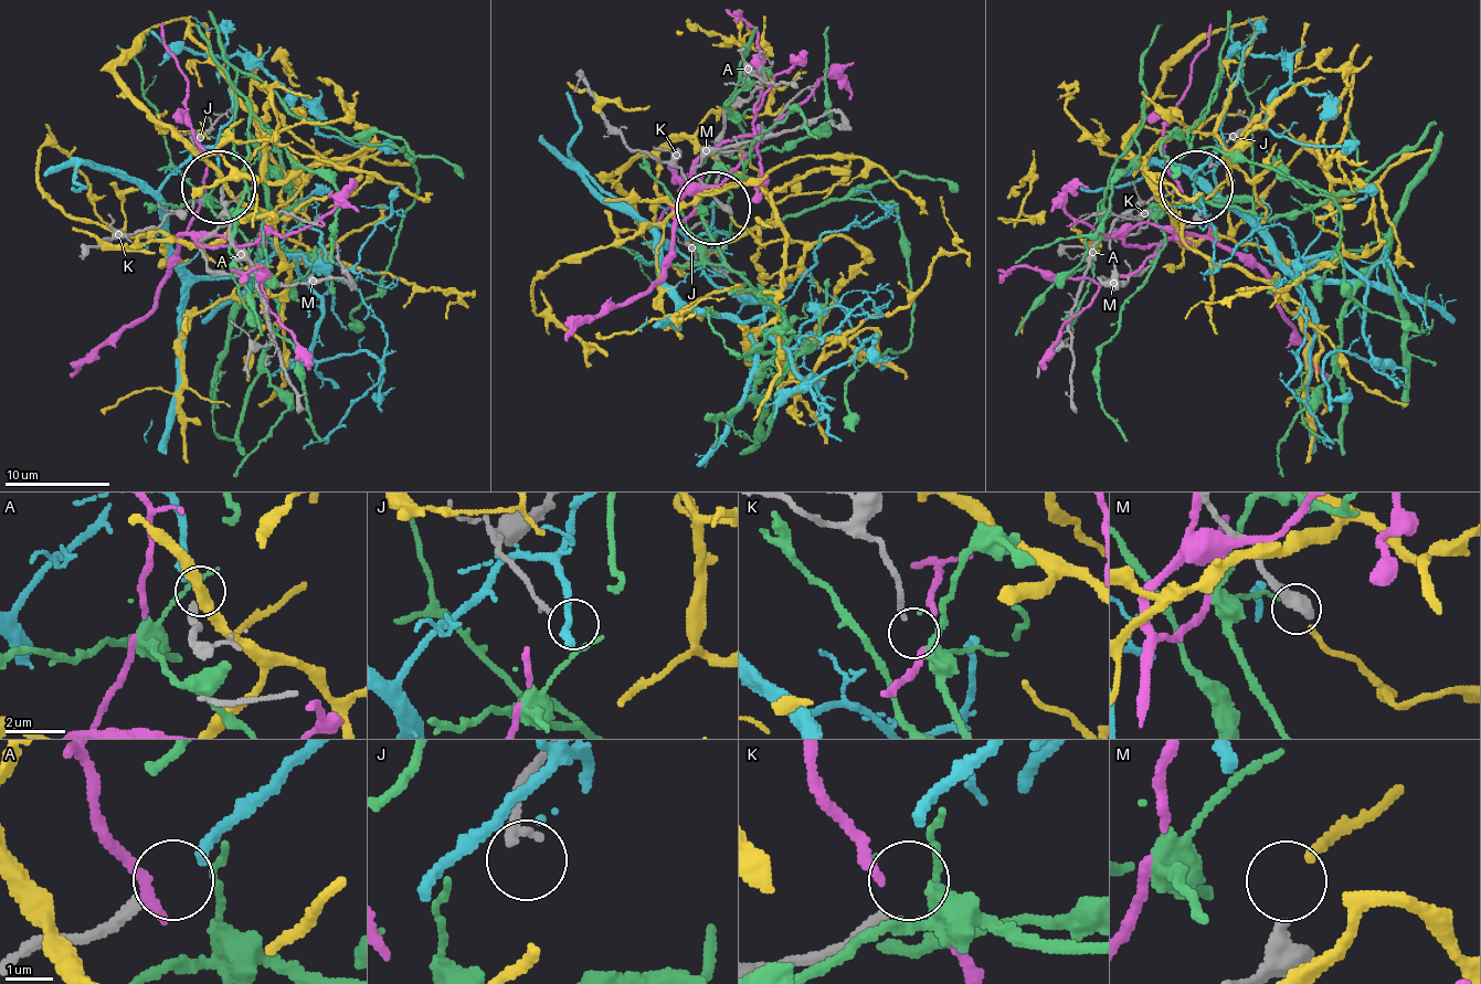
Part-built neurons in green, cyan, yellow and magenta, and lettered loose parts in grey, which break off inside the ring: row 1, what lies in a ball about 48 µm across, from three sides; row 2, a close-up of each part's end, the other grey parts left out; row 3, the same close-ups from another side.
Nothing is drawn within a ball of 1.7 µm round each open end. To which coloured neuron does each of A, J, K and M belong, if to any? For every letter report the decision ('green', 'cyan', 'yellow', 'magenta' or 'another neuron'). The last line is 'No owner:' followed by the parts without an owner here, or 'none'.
A: cyan
J: another neuron
K: another neuron
M: yellow
No owner: J, K

